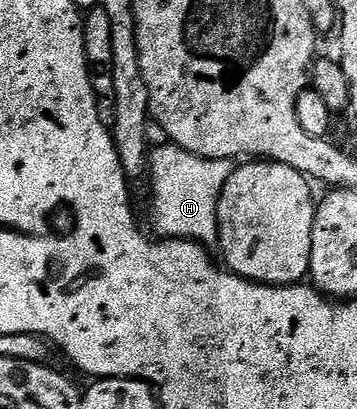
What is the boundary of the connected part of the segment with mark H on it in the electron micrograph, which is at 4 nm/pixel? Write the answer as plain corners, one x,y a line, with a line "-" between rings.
165,143
148,153
150,177
150,221
159,238
196,241
203,247
218,243
218,200
232,168
229,160
209,161
184,151
173,143

